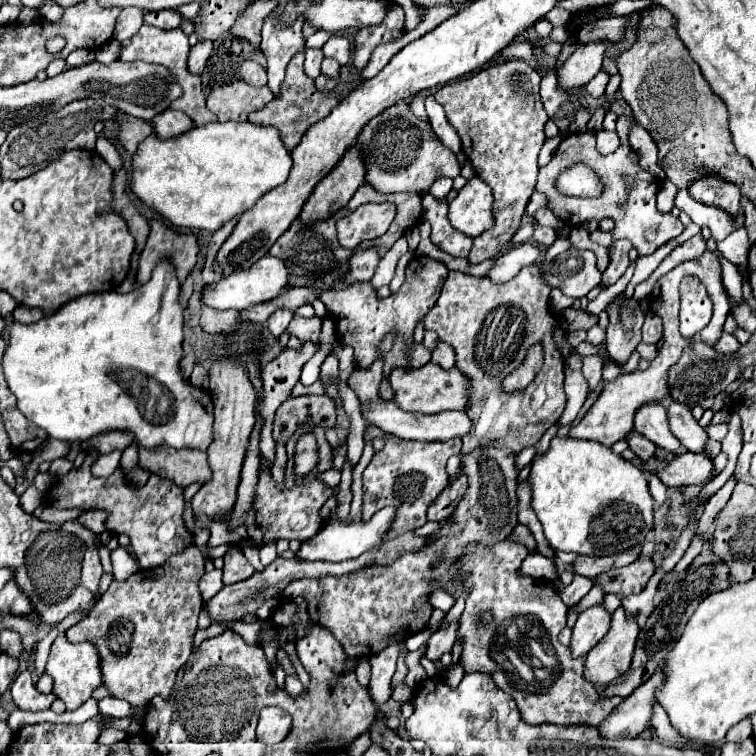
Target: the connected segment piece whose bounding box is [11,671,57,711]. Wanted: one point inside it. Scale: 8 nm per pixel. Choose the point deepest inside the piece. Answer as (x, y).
(27, 698)

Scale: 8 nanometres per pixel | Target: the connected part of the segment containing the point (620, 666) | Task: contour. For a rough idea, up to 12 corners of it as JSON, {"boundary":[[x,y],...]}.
{"boundary":[[613,613],[609,633],[587,653],[585,677],[607,685],[631,665],[637,615]]}

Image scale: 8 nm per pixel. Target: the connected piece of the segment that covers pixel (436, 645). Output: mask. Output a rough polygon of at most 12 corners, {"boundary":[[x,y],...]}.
{"boundary":[[457,623],[443,625],[427,641],[425,657],[437,661],[457,639]]}

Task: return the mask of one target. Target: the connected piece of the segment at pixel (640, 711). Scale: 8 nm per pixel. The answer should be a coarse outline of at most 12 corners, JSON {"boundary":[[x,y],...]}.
{"boundary":[[663,667],[601,725],[603,737],[633,739],[647,729]]}

